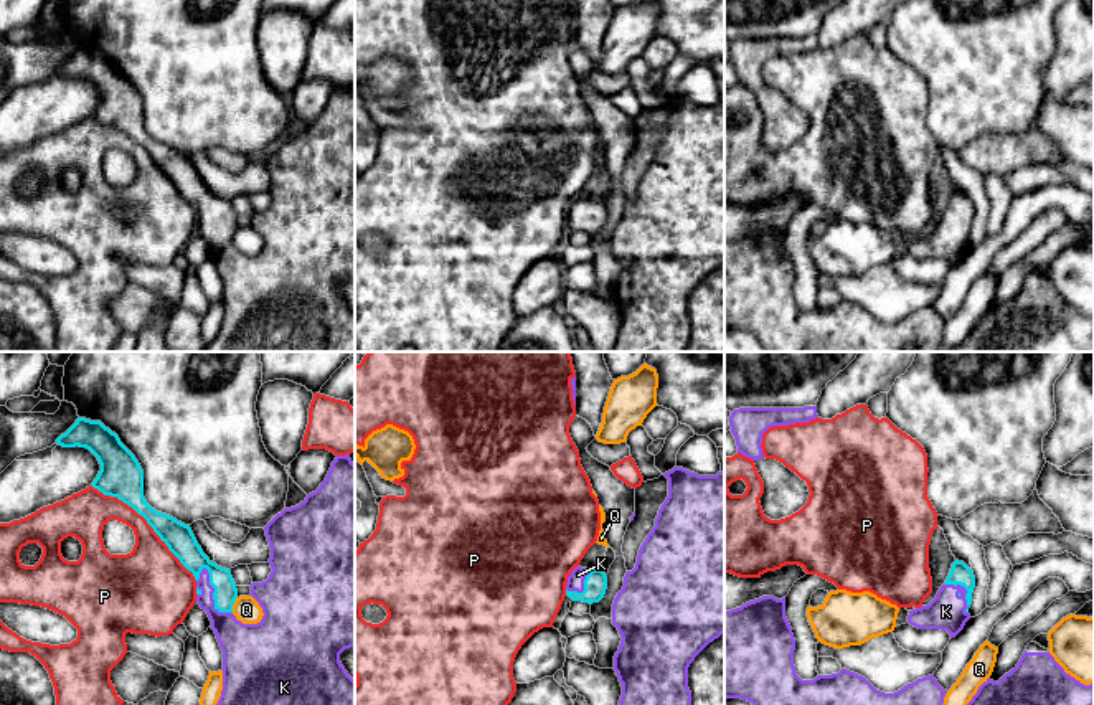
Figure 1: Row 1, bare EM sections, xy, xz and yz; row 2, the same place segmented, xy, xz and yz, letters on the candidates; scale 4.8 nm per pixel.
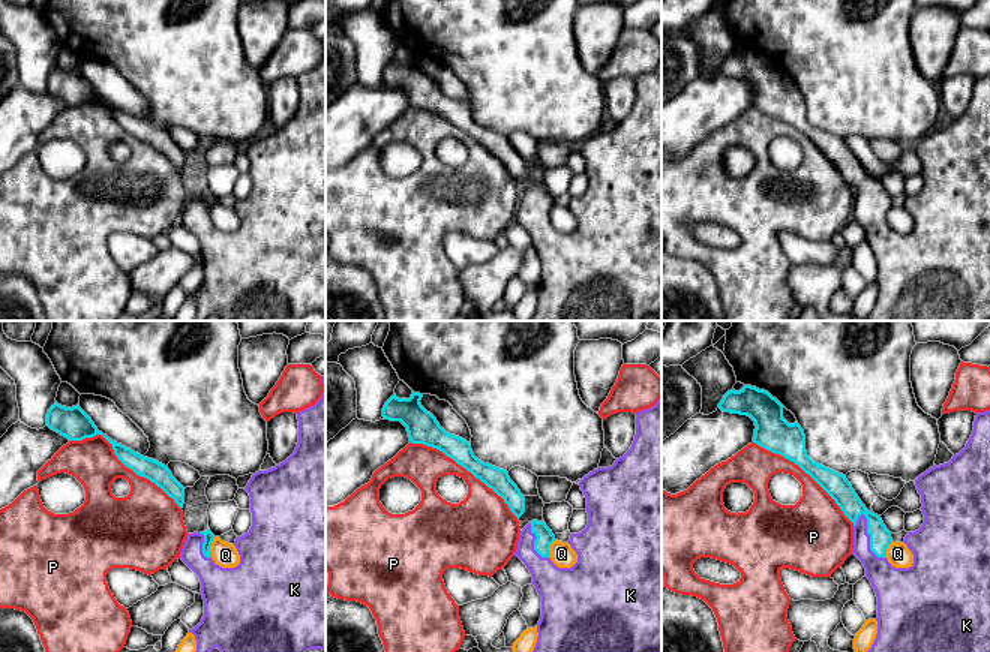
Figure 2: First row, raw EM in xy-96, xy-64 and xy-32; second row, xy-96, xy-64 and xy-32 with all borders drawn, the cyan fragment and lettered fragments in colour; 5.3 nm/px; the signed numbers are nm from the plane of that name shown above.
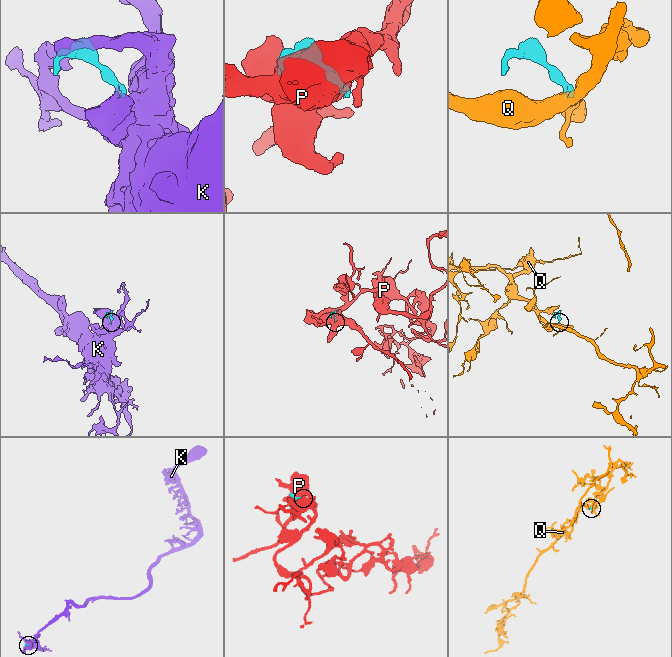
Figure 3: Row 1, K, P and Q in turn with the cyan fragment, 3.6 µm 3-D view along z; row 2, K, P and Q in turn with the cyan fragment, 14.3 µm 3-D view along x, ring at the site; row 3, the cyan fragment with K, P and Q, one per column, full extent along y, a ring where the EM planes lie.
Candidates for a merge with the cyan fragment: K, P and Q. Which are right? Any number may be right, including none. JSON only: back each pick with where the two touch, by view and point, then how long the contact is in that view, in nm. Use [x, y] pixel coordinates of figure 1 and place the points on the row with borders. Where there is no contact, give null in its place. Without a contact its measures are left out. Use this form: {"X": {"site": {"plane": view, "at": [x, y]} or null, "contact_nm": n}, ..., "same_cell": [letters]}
{"K": {"site": {"plane": "xy", "at": [213, 595]}, "contact_nm": 280}, "same_cell": ["K"]}

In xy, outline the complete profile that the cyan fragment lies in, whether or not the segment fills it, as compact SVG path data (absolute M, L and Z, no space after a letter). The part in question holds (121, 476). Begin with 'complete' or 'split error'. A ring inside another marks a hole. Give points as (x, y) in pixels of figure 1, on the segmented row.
split error | M78 418L56 444L89 449L101 464L91 485L142 515L193 573L196 603L206 611L223 651L223 690L216 705L355 705L355 680L340 662L340 654L355 647L355 464L350 454L337 456L315 492L264 527L272 571L266 581L251 584L264 616L257 624L243 624L233 614L238 589L231 571L203 553L190 525L147 504L144 471L116 433L101 421Z

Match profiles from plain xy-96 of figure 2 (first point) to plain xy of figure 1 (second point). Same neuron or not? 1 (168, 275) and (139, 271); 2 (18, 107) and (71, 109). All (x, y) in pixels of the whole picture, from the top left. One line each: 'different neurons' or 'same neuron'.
1: different neurons
2: same neuron

